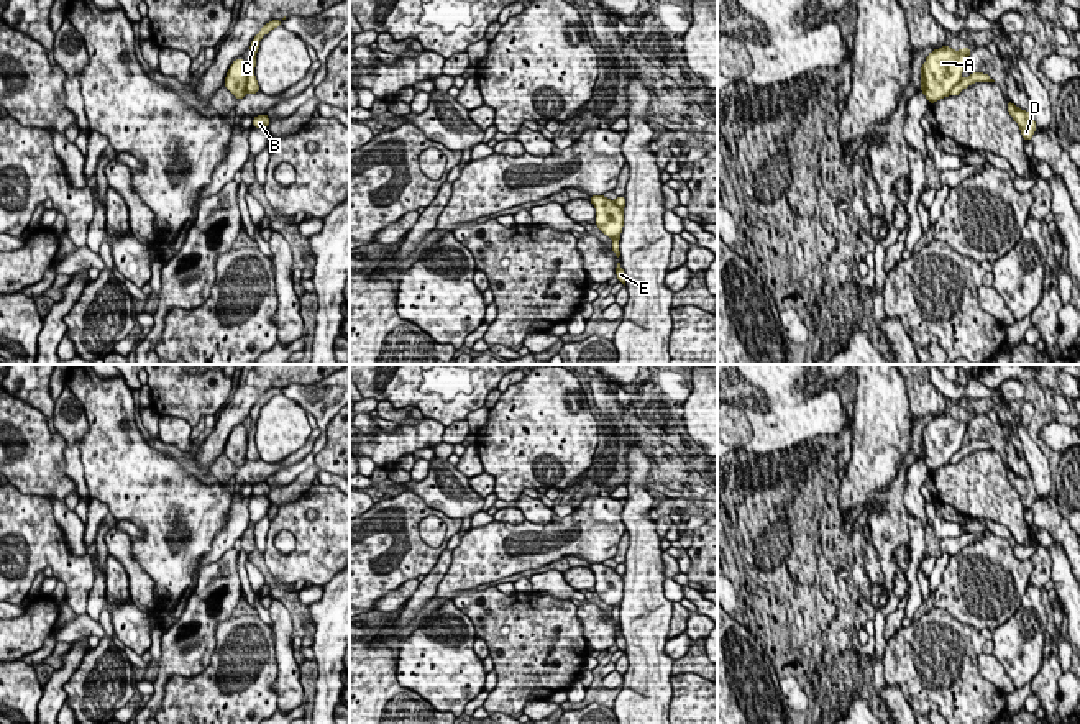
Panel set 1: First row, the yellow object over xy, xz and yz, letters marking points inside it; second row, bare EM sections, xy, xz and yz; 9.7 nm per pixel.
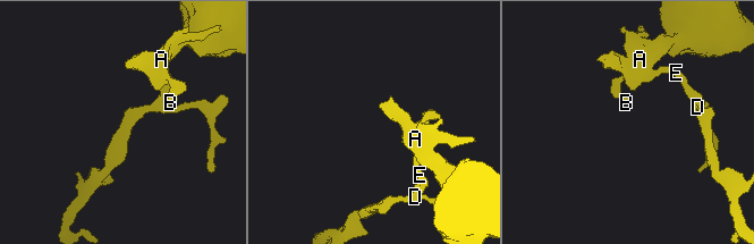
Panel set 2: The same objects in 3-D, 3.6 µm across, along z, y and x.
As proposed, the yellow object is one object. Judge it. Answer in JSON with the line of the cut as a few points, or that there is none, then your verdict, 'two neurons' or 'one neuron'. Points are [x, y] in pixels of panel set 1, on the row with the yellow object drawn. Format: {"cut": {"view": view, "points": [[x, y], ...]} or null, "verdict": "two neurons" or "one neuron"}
{"cut": {"view": "xy", "points": [[248, 63], [245, 91]]}, "verdict": "two neurons"}

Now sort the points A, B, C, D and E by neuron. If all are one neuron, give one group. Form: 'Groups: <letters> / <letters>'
Groups: A / B C D E

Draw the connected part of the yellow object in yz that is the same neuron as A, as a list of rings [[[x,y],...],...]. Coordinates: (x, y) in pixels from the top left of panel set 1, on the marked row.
[[[949,44],[934,49],[921,64],[921,76],[924,79],[924,95],[929,103],[947,97],[950,90],[960,82],[963,67],[970,56],[972,48],[954,51]]]

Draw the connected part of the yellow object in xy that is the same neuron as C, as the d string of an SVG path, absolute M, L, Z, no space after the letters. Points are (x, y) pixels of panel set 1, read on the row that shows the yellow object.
M286 16L282 20L271 20L268 21L261 30L259 33L253 38L251 44L249 44L249 51L251 51L251 59L248 62L248 79L246 79L246 92L251 92L251 94L258 94L261 92L259 90L259 85L258 85L258 80L256 80L256 76L254 76L254 67L256 67L256 53L258 53L258 48L259 48L259 41L263 39L264 34L268 34L271 30L277 28L277 26L282 26L282 21L286 20Z

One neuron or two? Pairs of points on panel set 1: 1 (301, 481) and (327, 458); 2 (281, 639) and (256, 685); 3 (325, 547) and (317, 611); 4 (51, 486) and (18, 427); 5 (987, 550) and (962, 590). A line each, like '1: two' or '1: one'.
1: one
2: two
3: two
4: one
5: one

